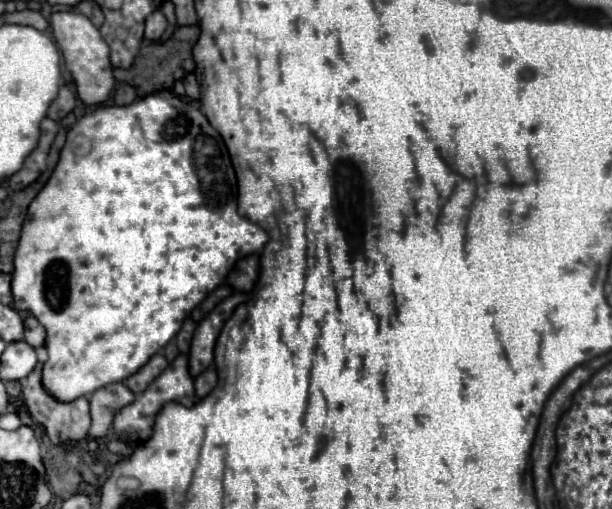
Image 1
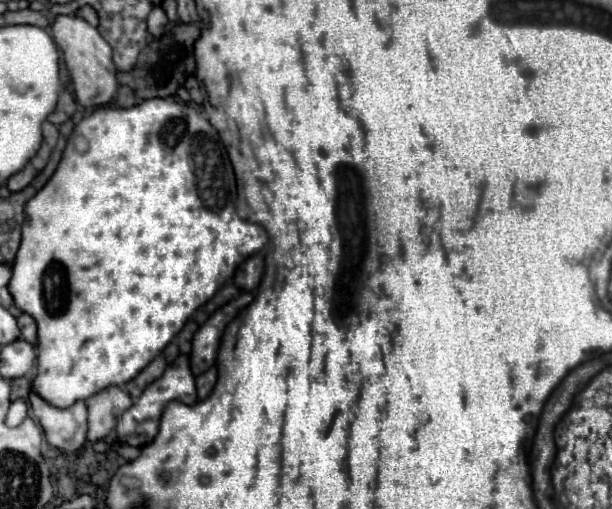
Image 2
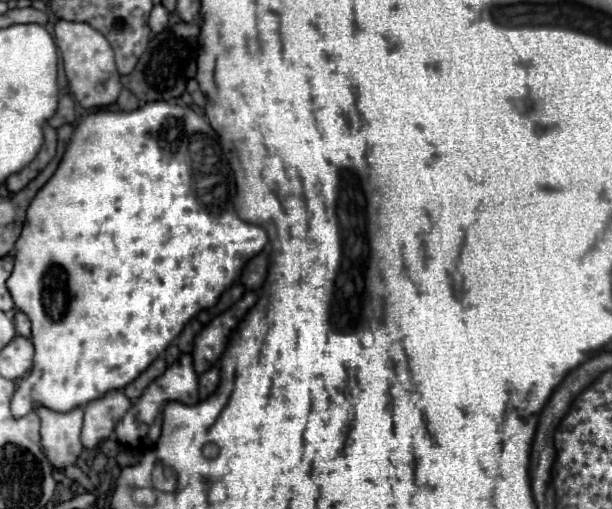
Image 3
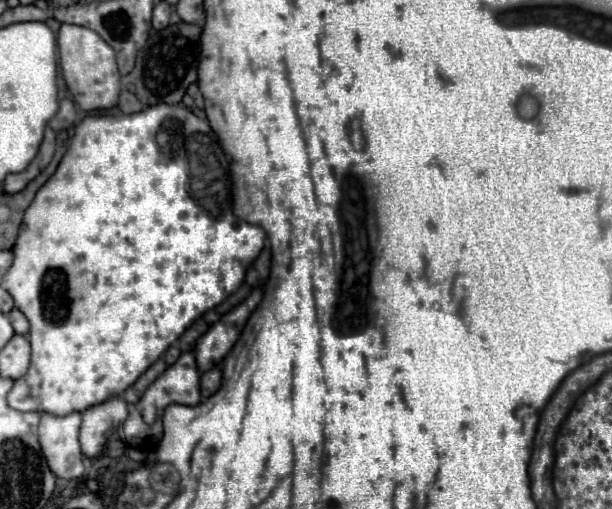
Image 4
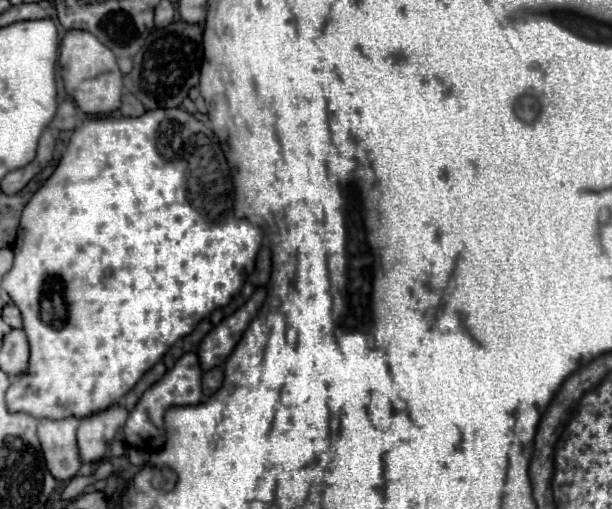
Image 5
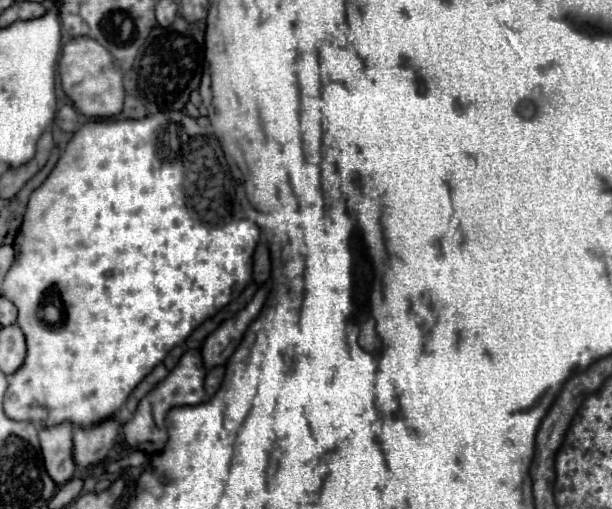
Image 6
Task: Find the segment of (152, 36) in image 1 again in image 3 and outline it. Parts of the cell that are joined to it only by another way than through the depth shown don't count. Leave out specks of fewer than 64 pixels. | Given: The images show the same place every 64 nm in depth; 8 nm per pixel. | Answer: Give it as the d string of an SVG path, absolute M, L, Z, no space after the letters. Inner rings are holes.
M162 4L154 6L152 14L150 14L150 28L152 28L152 32L156 32L156 34L162 32L166 28L166 24L168 24L168 10Z

